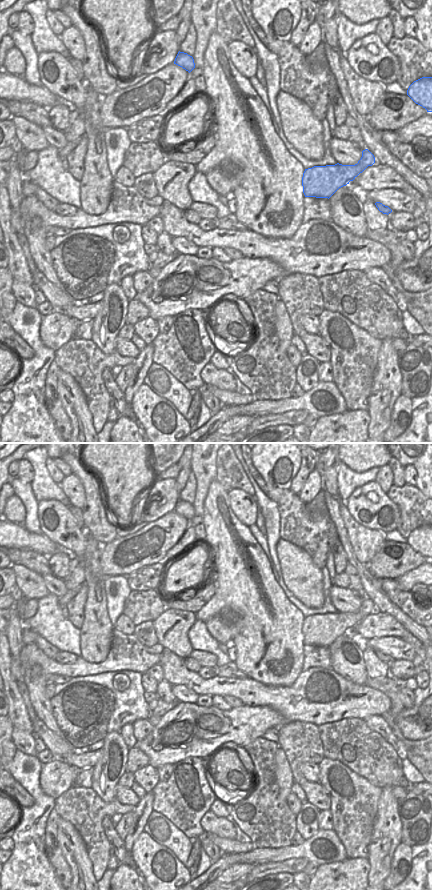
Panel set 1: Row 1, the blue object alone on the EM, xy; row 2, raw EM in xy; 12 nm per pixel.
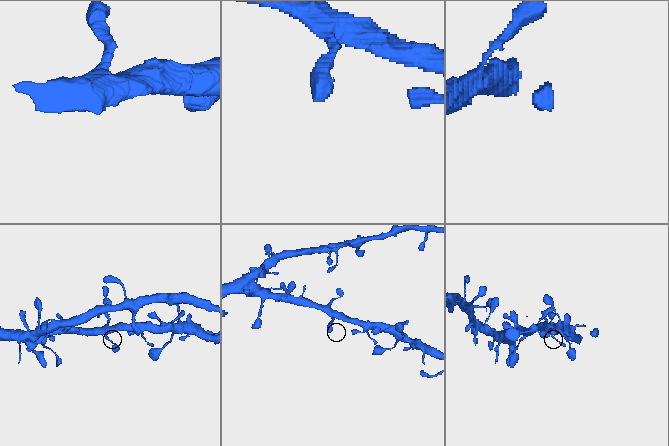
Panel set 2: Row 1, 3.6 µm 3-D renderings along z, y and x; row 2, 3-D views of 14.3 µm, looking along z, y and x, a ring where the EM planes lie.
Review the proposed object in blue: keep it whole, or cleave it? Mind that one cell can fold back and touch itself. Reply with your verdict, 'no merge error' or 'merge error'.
no merge error

